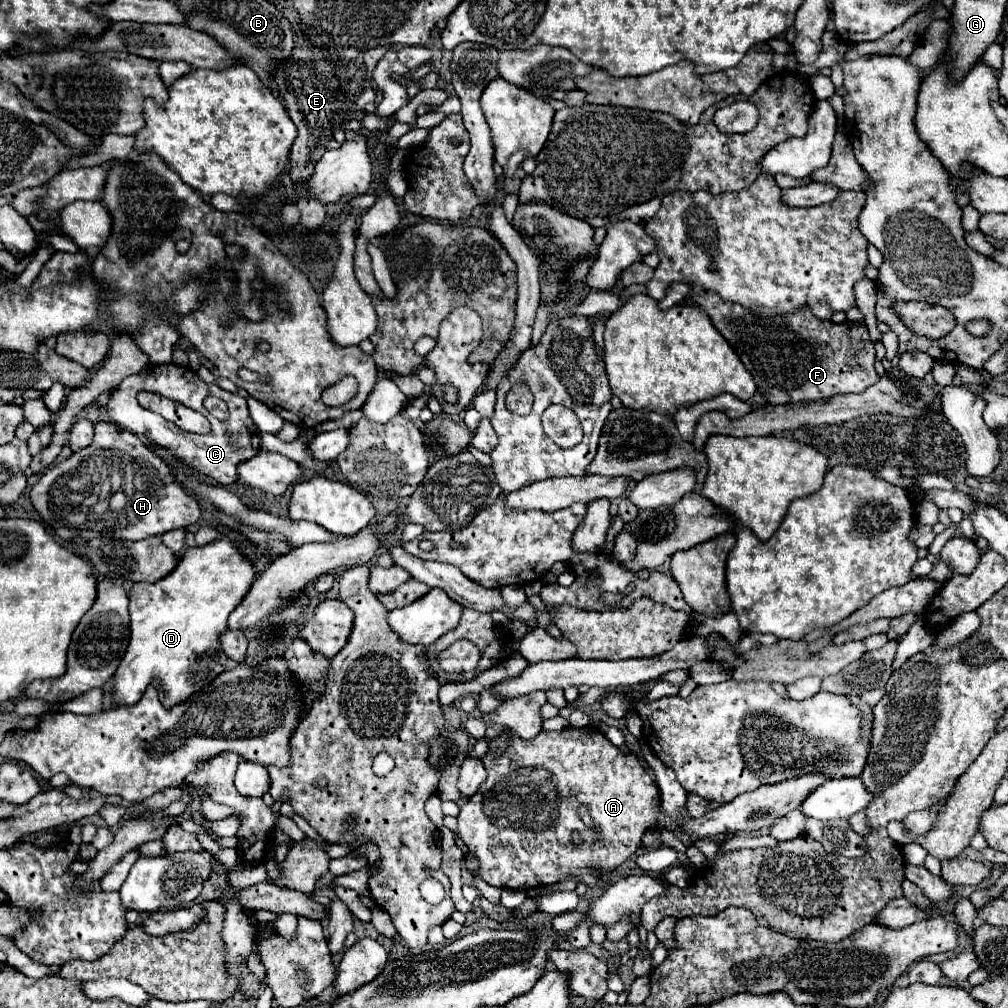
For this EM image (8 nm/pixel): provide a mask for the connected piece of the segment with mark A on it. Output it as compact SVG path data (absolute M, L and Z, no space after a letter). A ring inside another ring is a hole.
M587 725L583 729L575 729L575 727L565 727L561 731L547 731L547 733L539 733L535 739L521 739L521 737L515 737L509 751L505 755L493 755L491 751L487 753L487 757L483 759L483 765L487 769L487 779L485 783L479 787L479 791L461 807L461 813L457 817L459 821L459 837L463 839L463 843L467 845L469 853L477 857L479 861L479 869L477 869L477 877L481 877L485 883L493 885L493 887L499 887L499 889L517 889L517 891L529 891L531 887L541 887L541 885L553 885L557 881L563 881L567 877L573 877L577 875L579 877L579 883L585 883L587 887L595 887L599 885L601 881L607 880L609 873L621 865L625 859L629 859L637 849L639 849L639 843L641 843L641 835L643 831L647 831L649 827L655 827L659 825L659 805L661 805L661 799L659 799L659 787L657 787L655 781L651 779L651 775L643 769L639 757L629 751L629 753L623 753L619 747L615 747L599 729L595 729L593 725ZM585 803L589 805L591 809L591 817L593 821L597 823L597 831L593 831L591 827L583 825L581 819L577 817L577 807ZM573 831L579 831L583 833L583 845L577 847L573 845L571 841L571 833Z

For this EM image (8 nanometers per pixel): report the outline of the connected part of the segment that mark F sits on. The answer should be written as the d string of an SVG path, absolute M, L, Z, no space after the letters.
M705 291L685 299L701 305L719 333L729 341L739 359L751 371L759 393L771 405L807 403L827 399L839 393L859 393L879 381L875 373L875 349L865 323L819 321L809 309L791 315L763 317L741 305L725 303L715 293Z

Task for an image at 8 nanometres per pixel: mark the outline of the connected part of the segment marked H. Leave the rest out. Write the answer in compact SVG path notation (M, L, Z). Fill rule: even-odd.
M99 421L99 447L93 443L75 451L69 459L53 465L31 489L31 503L37 513L49 523L55 535L63 541L69 539L95 539L115 537L139 541L151 535L163 535L173 529L193 525L199 517L199 503L173 479L171 471L135 433L125 431L119 425Z

